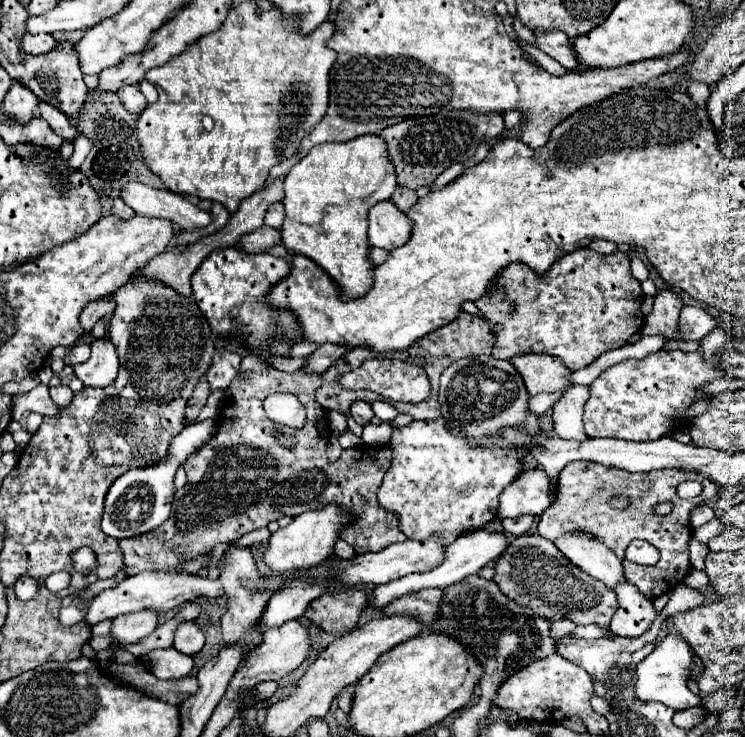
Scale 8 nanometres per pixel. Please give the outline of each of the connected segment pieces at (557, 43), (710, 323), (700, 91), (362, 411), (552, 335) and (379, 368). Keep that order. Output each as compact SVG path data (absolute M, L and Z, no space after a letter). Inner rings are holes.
M532 30L532 34L534 34L536 48L540 48L548 56L552 56L566 70L578 68L578 60L574 56L570 38L564 32L536 32L536 30Z
M684 306L678 320L682 340L702 340L716 328L716 320L698 306Z
M690 82L688 84L688 94L692 96L694 104L706 104L706 100L710 96L710 88L706 84L700 84L700 82Z
M352 402L350 412L352 412L352 418L354 418L360 426L370 424L370 420L372 420L372 416L374 416L372 406L370 406L368 402Z
M578 248L572 254L566 254L560 260L556 260L546 276L534 274L524 264L510 264L504 272L500 272L492 290L486 296L482 296L476 302L476 306L486 320L502 324L502 330L496 334L492 356L510 360L512 356L524 352L550 354L558 356L568 366L568 370L574 372L578 368L590 366L600 354L624 346L630 340L630 336L634 336L642 328L644 324L644 314L640 310L642 300L644 294L640 282L632 276L630 260L624 252L618 250L610 256L600 256L590 248ZM512 304L516 304L516 312L510 314Z
M374 358L366 360L360 368L344 374L340 378L340 384L344 388L352 390L367 389L388 398L388 400L400 400L400 402L422 402L430 394L430 382L424 370L412 362L400 362L390 358Z

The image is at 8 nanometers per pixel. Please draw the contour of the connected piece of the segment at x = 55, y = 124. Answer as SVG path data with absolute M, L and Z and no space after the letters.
M40 102L36 114L38 114L40 118L44 118L44 120L50 124L50 128L52 128L58 136L62 136L64 140L72 142L72 140L78 136L78 128L72 126L72 122L70 122L70 120L68 120L60 110L52 108L52 104Z

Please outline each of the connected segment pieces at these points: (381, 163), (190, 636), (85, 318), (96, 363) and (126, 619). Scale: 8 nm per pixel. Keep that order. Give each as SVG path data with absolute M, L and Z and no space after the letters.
M368 134L356 140L322 144L312 148L286 176L284 180L284 208L286 218L280 228L282 246L294 254L308 256L314 260L338 286L344 300L356 300L368 294L372 288L372 268L370 262L370 244L368 244L368 208L380 200L390 200L396 190L396 172L388 160L386 144L380 136Z
M180 622L174 634L174 648L188 656L198 654L206 644L206 636L196 622Z
M114 298L112 300L96 300L96 302L90 302L86 308L84 308L84 312L82 312L82 316L80 316L80 324L82 324L82 328L86 330L86 334L90 334L90 330L92 330L92 326L100 320L100 318L104 318L104 316L108 316L108 314L112 314L114 312L114 306L116 302L114 302Z
M108 338L94 340L90 344L92 356L84 364L74 364L74 374L84 386L104 388L116 380L118 374L118 352Z
M134 612L118 616L112 624L112 636L118 642L138 642L158 626L158 612Z

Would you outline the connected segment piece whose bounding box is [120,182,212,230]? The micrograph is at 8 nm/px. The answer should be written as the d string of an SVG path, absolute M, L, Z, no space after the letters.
M128 182L120 198L140 216L150 216L150 218L168 218L176 222L182 230L190 228L202 228L212 222L210 212L200 210L180 194L174 194L170 190L160 190L152 188L140 182Z

